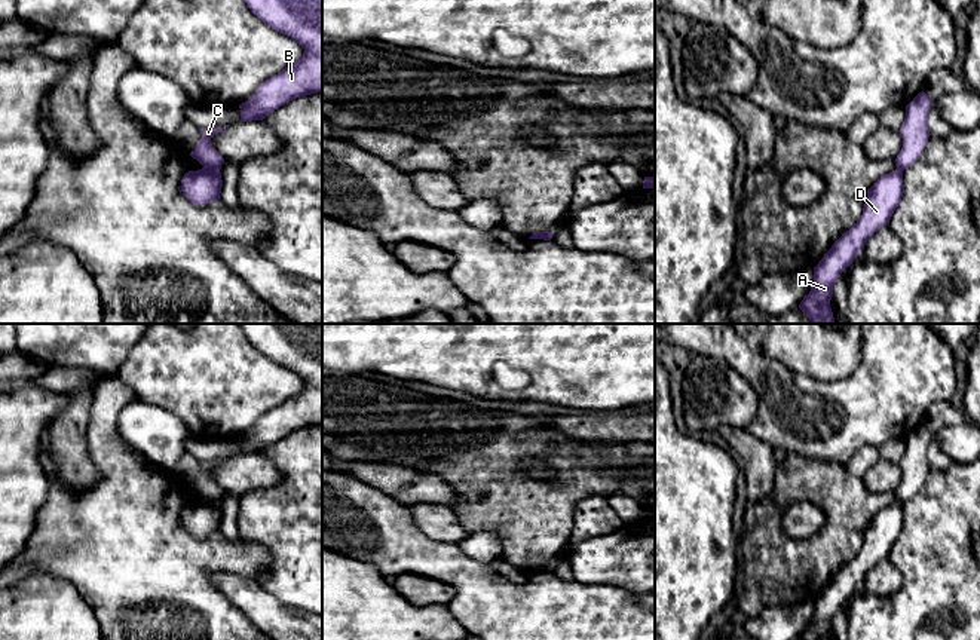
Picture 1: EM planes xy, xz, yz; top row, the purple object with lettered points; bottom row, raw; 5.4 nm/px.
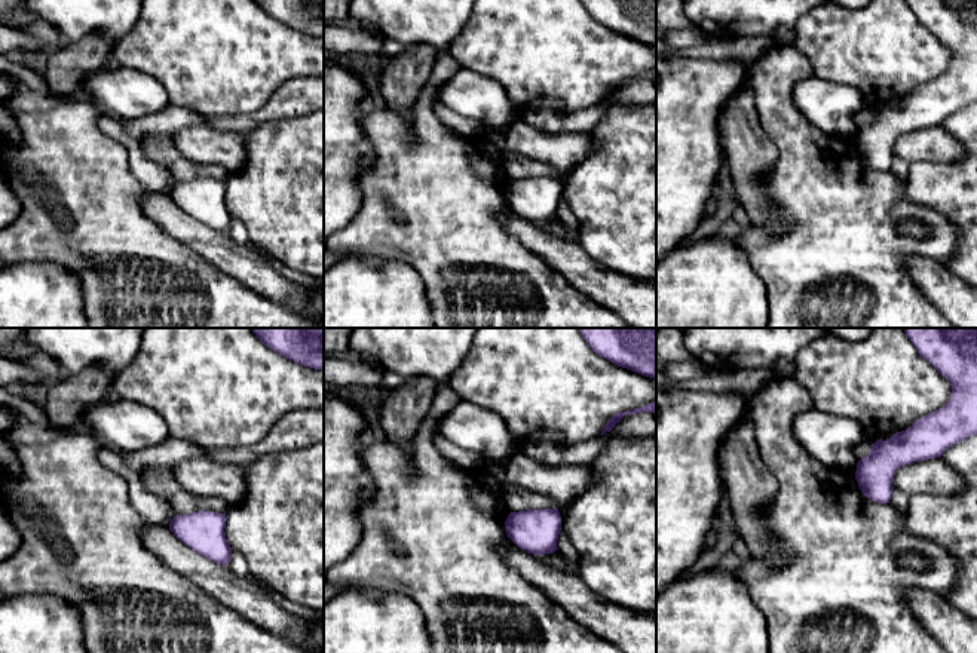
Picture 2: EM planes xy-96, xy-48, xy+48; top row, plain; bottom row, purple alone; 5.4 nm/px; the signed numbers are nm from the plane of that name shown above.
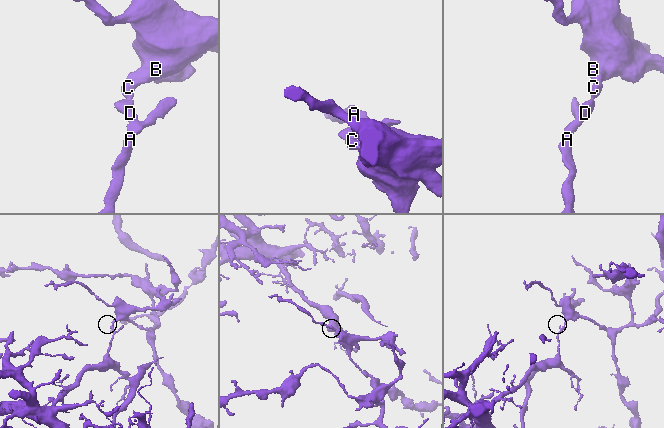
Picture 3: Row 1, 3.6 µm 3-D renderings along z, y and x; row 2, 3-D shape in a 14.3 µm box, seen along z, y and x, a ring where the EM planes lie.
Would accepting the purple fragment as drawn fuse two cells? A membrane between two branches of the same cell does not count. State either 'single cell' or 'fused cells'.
fused cells

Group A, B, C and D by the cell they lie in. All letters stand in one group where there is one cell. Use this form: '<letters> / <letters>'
A D / B C

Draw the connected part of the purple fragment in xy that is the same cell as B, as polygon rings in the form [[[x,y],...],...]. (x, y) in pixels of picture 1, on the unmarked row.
[[[239,324],[251,345],[279,367],[297,374],[304,386],[281,405],[267,411],[239,438],[241,454],[263,453],[290,434],[322,425],[322,324]]]

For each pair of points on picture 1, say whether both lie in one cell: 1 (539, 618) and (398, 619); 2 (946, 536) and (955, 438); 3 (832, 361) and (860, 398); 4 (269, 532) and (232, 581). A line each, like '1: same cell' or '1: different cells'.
1: different cells
2: different cells
3: different cells
4: different cells

